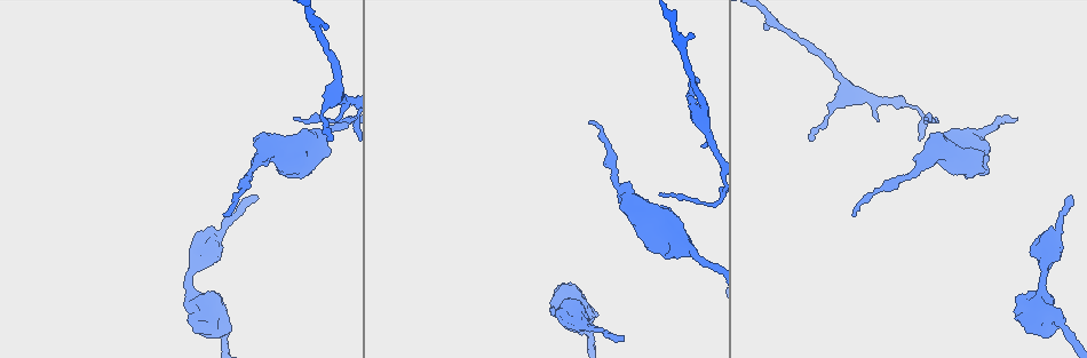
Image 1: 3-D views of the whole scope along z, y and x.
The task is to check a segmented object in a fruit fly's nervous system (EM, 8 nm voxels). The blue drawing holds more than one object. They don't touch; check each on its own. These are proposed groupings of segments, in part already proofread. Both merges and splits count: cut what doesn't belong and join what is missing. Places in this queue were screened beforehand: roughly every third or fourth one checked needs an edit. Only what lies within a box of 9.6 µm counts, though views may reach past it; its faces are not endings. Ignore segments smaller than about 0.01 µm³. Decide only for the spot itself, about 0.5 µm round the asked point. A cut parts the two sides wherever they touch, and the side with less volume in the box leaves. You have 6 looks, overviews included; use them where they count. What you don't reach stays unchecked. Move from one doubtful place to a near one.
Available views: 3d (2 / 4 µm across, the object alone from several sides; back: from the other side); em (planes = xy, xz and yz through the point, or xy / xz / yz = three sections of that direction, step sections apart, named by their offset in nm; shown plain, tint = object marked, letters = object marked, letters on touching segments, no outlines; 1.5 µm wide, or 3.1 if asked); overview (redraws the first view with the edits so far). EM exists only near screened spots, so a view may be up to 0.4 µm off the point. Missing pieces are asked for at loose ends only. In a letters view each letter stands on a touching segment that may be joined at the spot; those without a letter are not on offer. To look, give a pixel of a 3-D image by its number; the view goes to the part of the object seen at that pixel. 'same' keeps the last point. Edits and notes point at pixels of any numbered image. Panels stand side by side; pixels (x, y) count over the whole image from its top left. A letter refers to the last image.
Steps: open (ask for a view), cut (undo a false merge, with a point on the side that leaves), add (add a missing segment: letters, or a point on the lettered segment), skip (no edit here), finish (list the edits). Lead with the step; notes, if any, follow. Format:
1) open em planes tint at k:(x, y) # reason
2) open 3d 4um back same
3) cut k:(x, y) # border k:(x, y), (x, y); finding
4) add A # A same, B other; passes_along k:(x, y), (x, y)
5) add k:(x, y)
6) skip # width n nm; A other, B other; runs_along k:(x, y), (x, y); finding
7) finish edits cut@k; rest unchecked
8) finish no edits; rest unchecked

open em planes letters at 1:(225, 215) # thin end

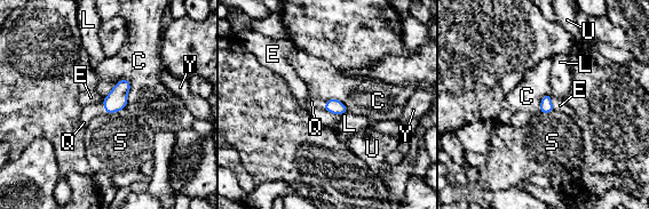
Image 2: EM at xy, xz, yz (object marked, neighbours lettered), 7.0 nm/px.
add Q # C other, E other, L other, Q same, S other, U other, Y other; passes_along 2:(116, 101), (104, 106), (88, 112); it goes on there

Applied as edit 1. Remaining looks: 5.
open overview

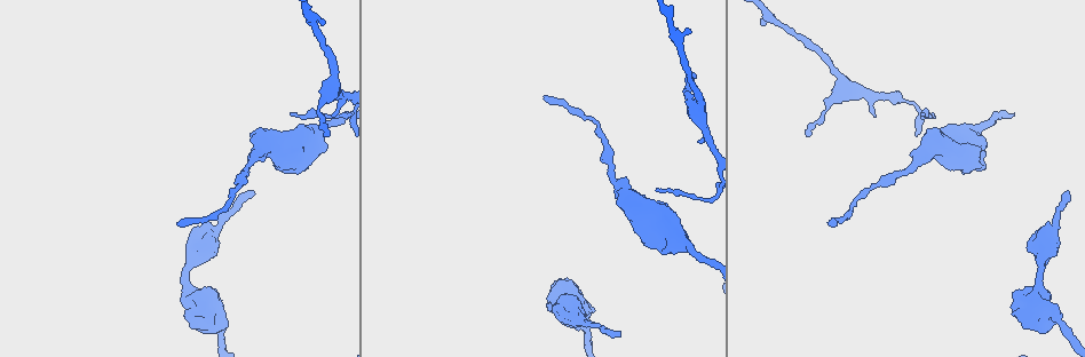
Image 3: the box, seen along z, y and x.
open 3d 4um at 3:(983, 168) # stops while still wide

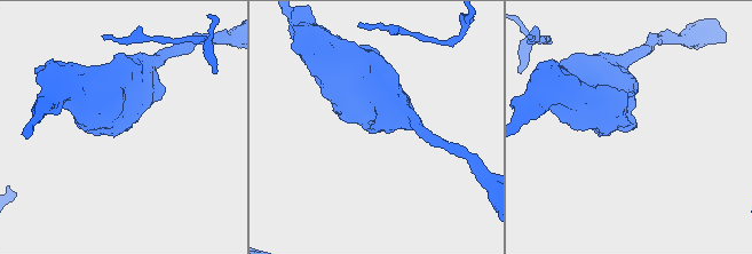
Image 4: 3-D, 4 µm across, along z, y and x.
open em planes letters at 4:(636, 125) # now the EM

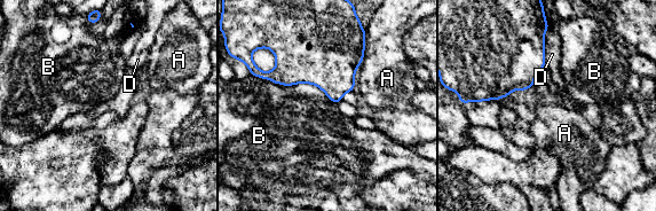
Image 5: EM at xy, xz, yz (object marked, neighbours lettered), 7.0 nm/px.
skip # A other, B other, D other; border 5:(255, 76), (314, 84), (336, 103); no lettered segment goes on from it

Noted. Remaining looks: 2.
open em planes letters at 3:(1054, 231) # sudden change in width

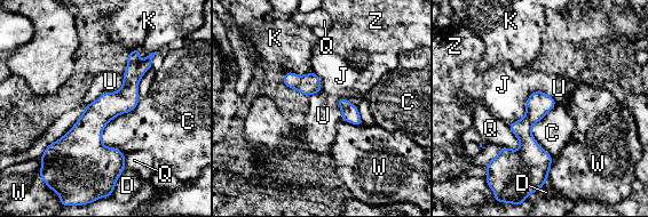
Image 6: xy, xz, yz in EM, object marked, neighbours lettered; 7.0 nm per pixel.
skip # C other, D other, J other, K other, Q other, U other, W other, Z other; runs_along 6:(133, 54), (129, 88), (94, 123), (96, 183); continuous, no second cell

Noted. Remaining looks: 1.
finish edits add@2; rest unchecked

